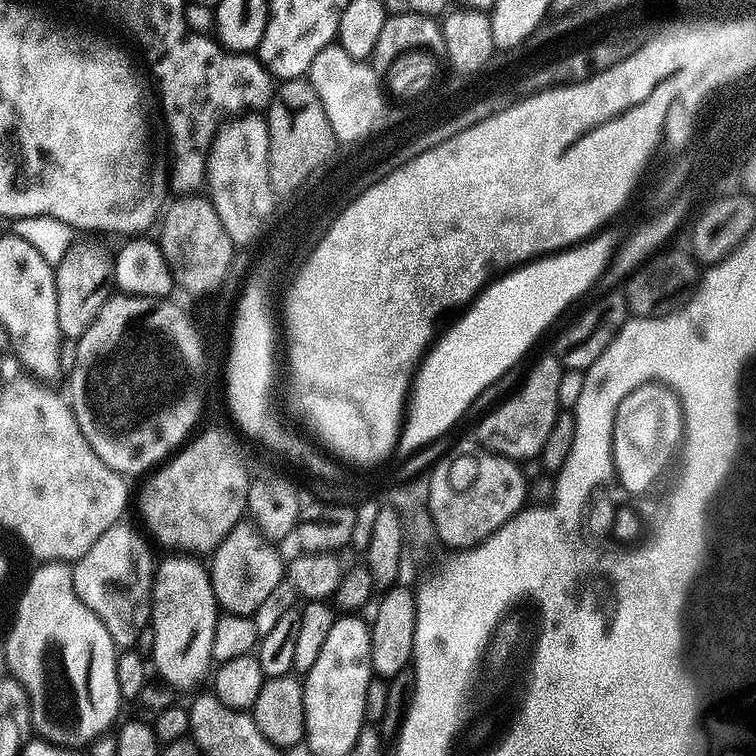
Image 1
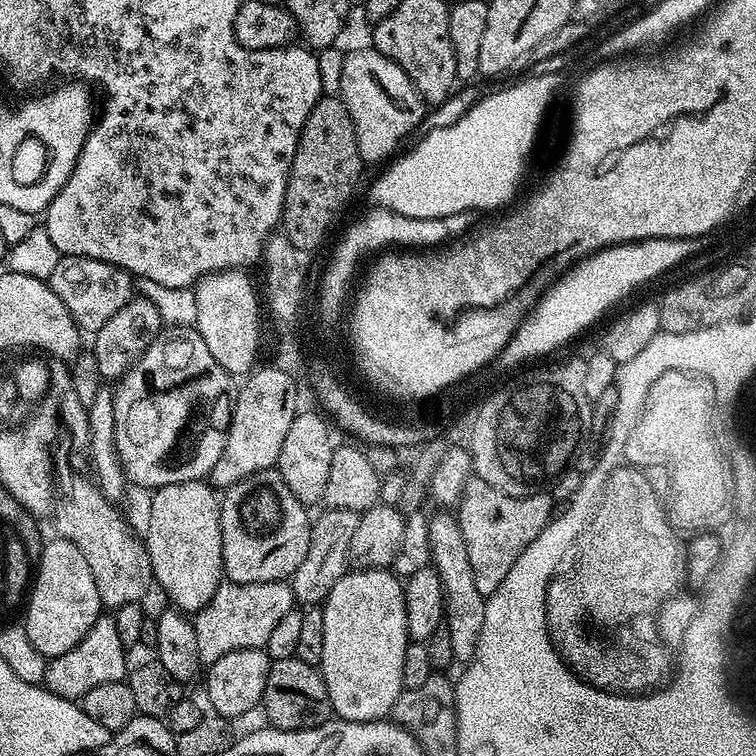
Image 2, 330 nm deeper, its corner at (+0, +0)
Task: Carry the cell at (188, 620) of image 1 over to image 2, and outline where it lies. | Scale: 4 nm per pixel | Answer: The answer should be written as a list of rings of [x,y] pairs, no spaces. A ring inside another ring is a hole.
[[[191,480],[190,482],[178,482],[177,484],[167,484],[165,488],[155,489],[151,493],[152,505],[148,508],[148,533],[143,533],[142,539],[144,546],[148,550],[148,557],[152,563],[152,574],[155,583],[160,584],[160,588],[169,596],[171,603],[175,605],[179,611],[185,614],[195,614],[204,609],[210,602],[210,598],[214,598],[214,594],[218,590],[218,586],[225,579],[224,563],[222,562],[222,530],[220,529],[220,500],[217,493],[214,491],[211,483],[204,480]]]

